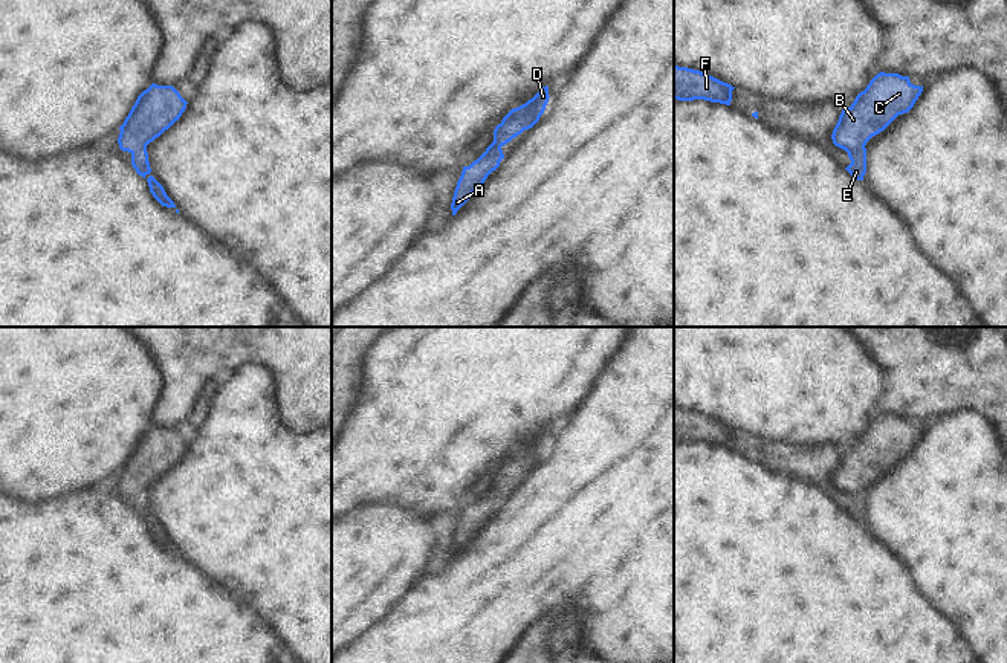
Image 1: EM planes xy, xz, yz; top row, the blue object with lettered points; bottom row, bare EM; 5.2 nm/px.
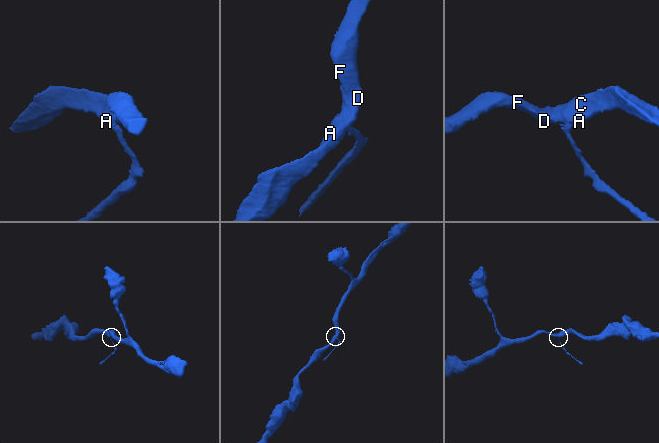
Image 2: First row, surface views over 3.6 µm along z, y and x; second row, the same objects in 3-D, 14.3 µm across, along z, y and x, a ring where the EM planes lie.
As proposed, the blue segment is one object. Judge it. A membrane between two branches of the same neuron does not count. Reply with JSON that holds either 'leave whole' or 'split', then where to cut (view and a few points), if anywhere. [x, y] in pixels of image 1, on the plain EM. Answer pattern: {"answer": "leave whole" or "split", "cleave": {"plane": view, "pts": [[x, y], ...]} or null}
{"answer": "split", "cleave": {"plane": "yz", "pts": [[864, 488], [858, 494], [848, 495]]}}

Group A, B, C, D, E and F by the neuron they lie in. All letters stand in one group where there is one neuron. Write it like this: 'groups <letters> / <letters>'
groups A B C D F / E

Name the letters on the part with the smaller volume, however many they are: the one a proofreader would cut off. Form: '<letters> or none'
E

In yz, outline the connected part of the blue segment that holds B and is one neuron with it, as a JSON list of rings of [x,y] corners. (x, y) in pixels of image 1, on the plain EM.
[[[877,416],[854,445],[842,452],[831,477],[833,486],[847,495],[859,495],[899,457],[908,455],[921,434],[923,428],[914,428],[909,419]]]

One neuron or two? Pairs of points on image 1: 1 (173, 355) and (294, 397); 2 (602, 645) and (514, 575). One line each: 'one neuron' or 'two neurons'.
1: one neuron
2: one neuron

